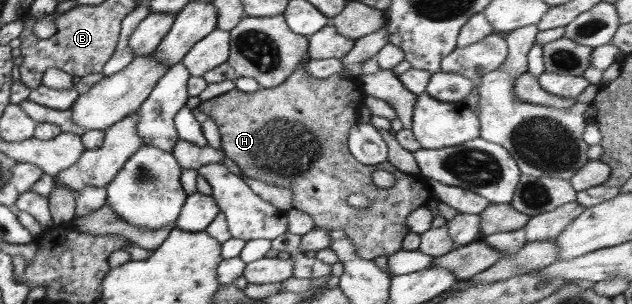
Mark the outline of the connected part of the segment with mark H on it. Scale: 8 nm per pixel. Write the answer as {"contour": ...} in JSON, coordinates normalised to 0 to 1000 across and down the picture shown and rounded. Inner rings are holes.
{"contour":[[[468,220],[446,276],[434,289],[411,289],[400,306],[370,289],[332,332],[320,332],[312,355],[342,405],[351,447],[356,516],[367,526],[383,572],[418,605],[457,618],[464,632],[464,681],[489,704],[502,750],[544,763],[570,849],[590,855],[597,842],[614,842],[638,819],[638,789],[647,766],[641,734],[646,707],[676,668],[682,641],[669,586],[641,572],[611,530],[598,556],[622,569],[627,599],[617,618],[601,618],[592,605],[587,579],[595,553],[576,546],[557,516],[549,474],[551,441],[565,401],[563,385],[578,322],[568,270],[552,250],[525,247],[502,260],[494,247],[484,250],[475,220]],[[554,638],[578,638],[584,674],[579,684],[554,678],[549,668]]]}

